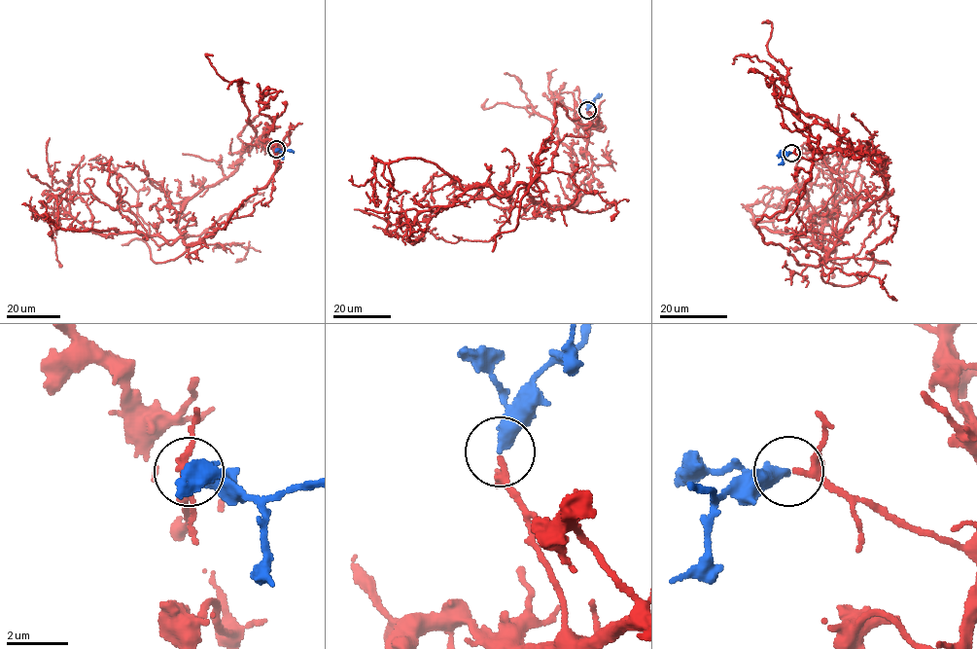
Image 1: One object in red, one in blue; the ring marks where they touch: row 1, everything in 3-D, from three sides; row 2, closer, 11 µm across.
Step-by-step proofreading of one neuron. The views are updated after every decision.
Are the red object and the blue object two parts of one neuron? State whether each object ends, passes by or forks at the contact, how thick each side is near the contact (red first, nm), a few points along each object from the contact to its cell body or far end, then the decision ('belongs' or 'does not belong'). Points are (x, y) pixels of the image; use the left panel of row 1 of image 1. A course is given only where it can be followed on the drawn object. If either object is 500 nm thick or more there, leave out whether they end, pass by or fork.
red passes by; blue ends there; 180 nm thick on the red side, 400 nm on the other; red runs (275, 149), (265, 185), (225, 228), (186, 245), (180, 212), (236, 169), (257, 133), (213, 55); blue runs (276, 149), (294, 153); belongs

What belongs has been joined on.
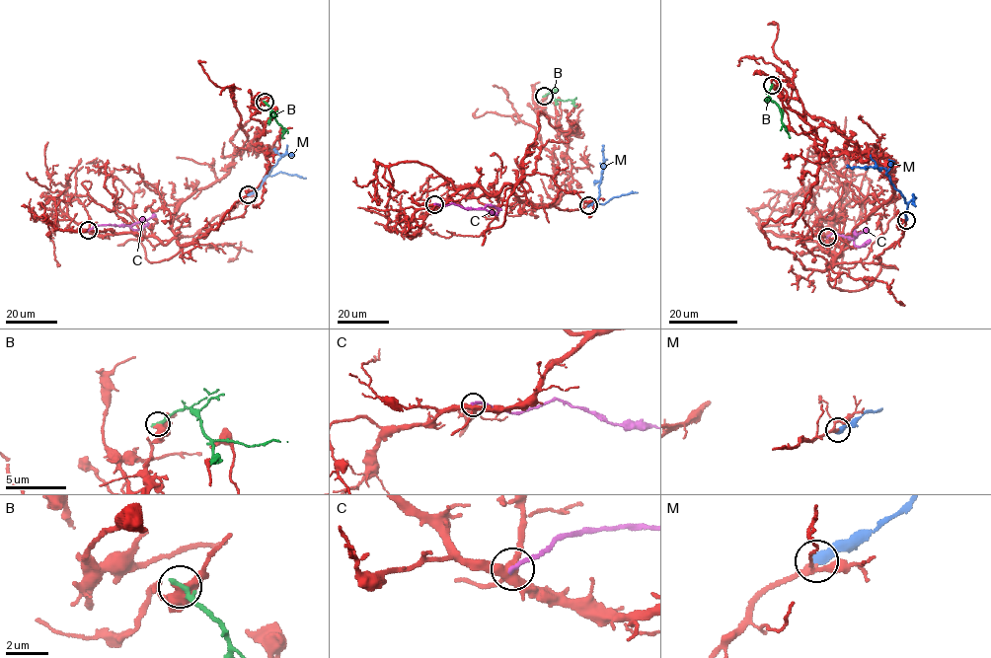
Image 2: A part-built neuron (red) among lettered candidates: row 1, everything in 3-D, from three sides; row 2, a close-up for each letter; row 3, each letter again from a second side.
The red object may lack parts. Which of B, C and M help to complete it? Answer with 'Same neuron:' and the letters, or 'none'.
Same neuron: M

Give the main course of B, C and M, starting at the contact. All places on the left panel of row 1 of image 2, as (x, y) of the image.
B: (265, 103), (284, 129), (284, 138)
C: (88, 230), (97, 225), (131, 225), (156, 217)
M: (248, 195), (257, 190), (282, 154), (294, 155)

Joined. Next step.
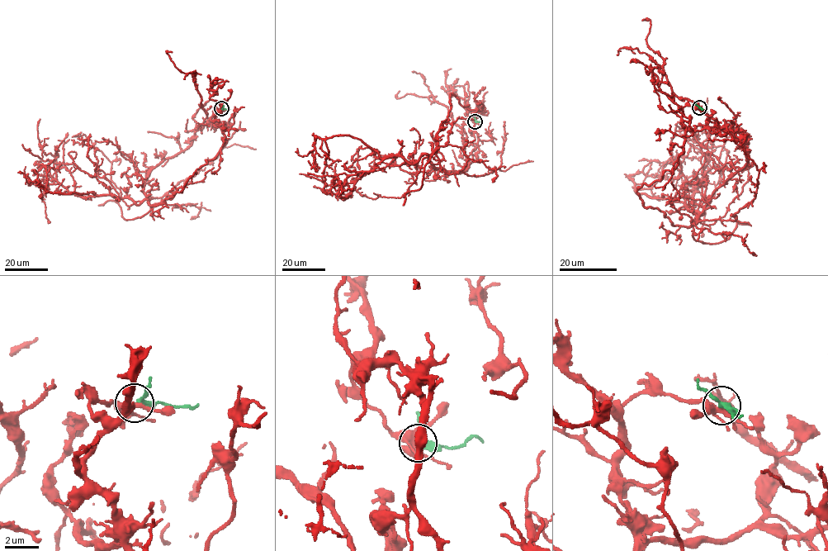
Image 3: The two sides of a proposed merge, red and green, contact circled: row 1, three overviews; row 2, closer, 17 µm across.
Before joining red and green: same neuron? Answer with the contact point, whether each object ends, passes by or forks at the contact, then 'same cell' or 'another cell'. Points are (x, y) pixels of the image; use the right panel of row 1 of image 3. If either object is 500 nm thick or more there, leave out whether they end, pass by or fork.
(699, 107) | red forks | green passes by | same cell

